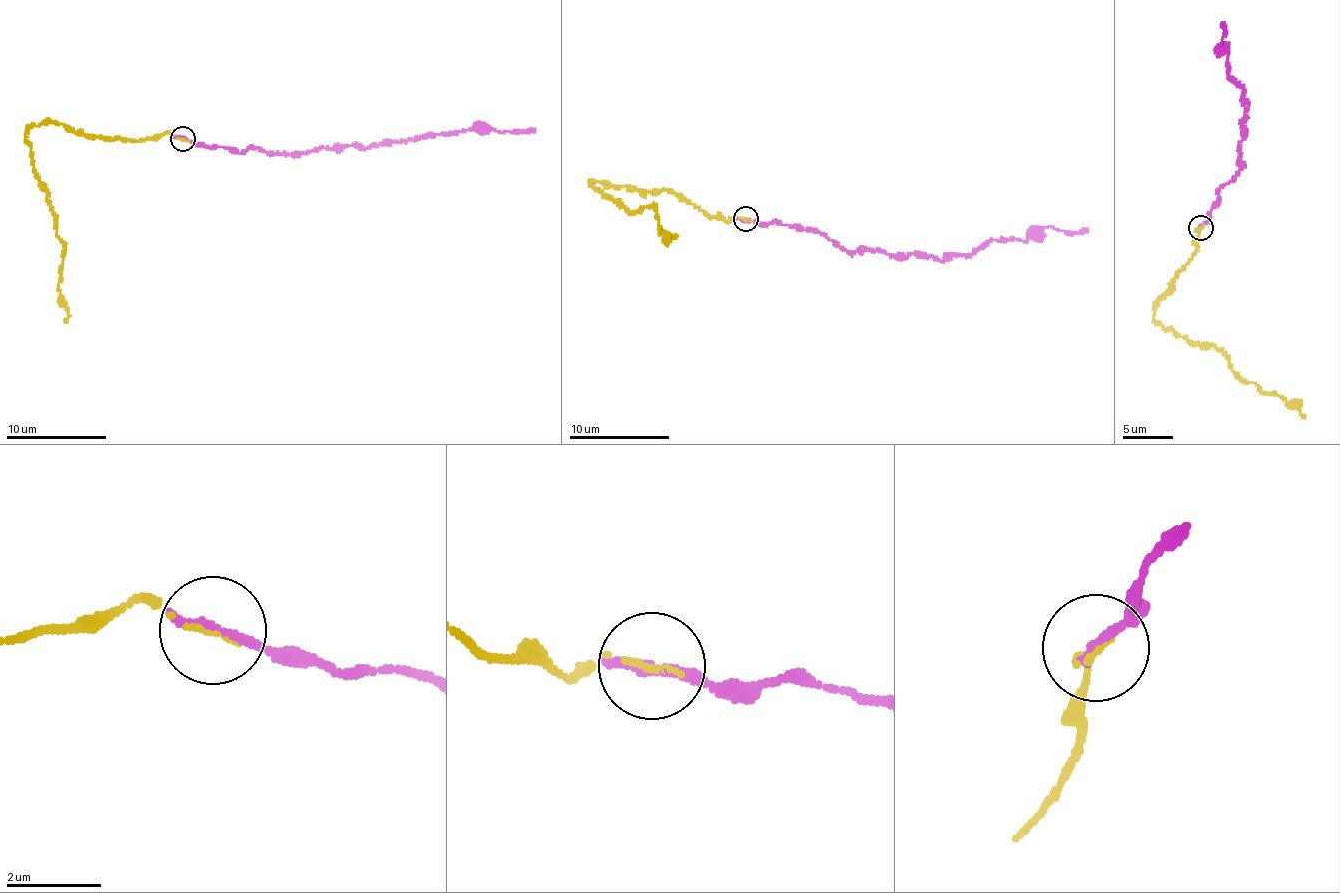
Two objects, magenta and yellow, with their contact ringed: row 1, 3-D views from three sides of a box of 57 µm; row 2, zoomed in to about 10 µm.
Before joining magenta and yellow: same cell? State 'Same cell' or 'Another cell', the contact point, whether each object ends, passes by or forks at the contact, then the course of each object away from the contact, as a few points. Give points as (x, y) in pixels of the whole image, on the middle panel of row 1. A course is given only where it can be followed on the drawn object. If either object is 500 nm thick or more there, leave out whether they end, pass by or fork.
Same cell. Place: (745, 219). At the ring magenta ends. At the ring yellow ends. Course of magenta: (745, 218), (800, 226), (845, 250), (944, 261), (971, 256), (993, 239), (1025, 241), (1045, 227), (1087, 230). Course of yellow: (745, 218), (710, 217), (675, 193), (591, 181), (602, 196), (632, 212), (656, 207), (659, 232), (674, 237)

